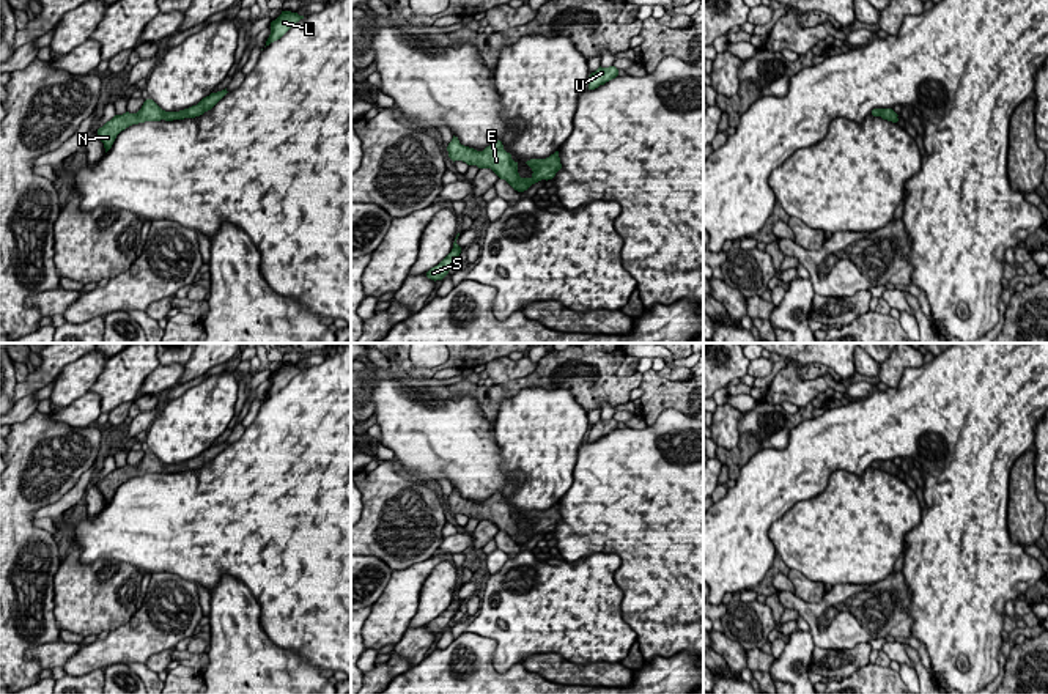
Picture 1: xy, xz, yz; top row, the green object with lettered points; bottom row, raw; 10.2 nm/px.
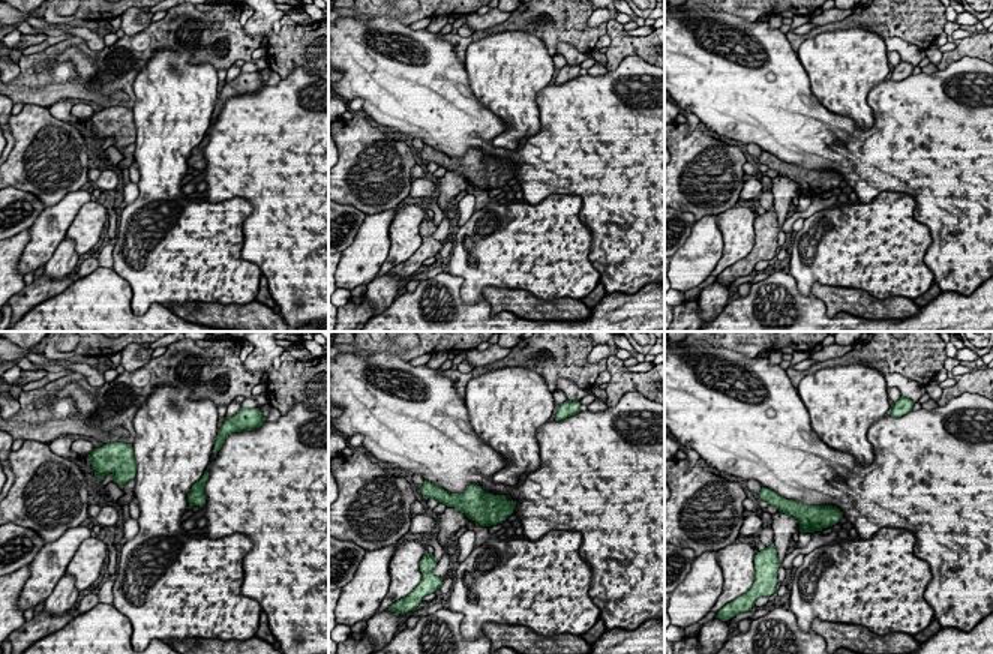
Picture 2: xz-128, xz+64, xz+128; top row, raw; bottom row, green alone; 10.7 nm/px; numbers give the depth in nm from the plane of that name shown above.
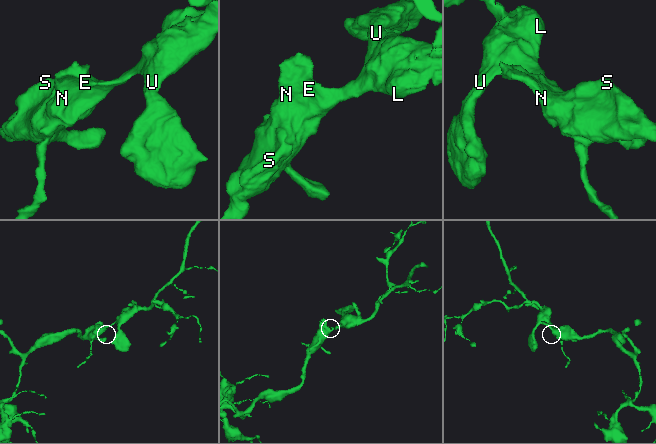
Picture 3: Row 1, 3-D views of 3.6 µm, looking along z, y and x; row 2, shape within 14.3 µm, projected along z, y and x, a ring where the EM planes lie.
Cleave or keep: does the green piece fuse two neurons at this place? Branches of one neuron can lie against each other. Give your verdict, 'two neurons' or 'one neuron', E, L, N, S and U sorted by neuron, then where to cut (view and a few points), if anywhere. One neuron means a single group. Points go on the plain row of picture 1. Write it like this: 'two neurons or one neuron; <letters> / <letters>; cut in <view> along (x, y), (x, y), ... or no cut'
one neuron; E L N S U; no cut

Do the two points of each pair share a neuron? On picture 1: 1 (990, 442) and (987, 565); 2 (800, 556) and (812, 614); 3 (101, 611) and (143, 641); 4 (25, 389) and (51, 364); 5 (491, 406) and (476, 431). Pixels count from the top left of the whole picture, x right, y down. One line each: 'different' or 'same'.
1: same
2: different
3: different
4: same
5: different

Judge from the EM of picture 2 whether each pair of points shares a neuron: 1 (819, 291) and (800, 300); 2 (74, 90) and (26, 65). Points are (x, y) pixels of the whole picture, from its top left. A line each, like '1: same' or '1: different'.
1: different
2: same

